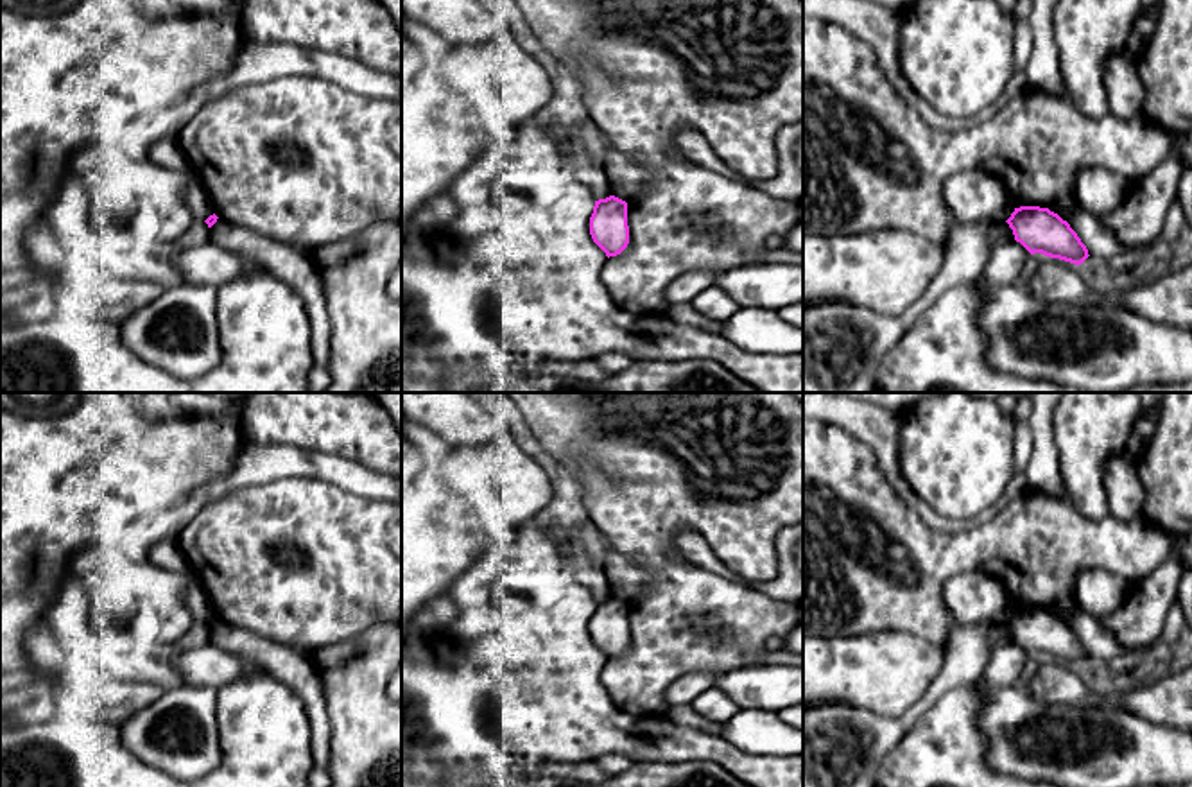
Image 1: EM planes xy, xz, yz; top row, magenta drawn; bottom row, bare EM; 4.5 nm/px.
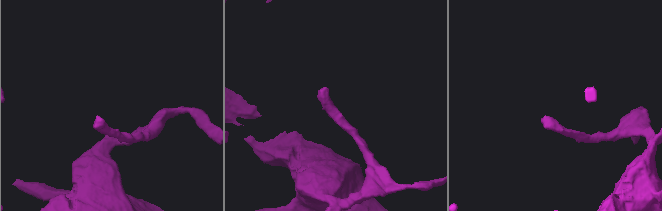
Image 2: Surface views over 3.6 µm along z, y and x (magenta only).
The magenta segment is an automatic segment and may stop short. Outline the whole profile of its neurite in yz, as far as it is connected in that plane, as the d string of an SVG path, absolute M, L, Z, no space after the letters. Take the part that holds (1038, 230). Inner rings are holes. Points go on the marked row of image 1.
M1020 206L1006 222L1013 229L1015 240L1031 255L1041 253L1075 265L1090 256L1070 224L1049 208Z

